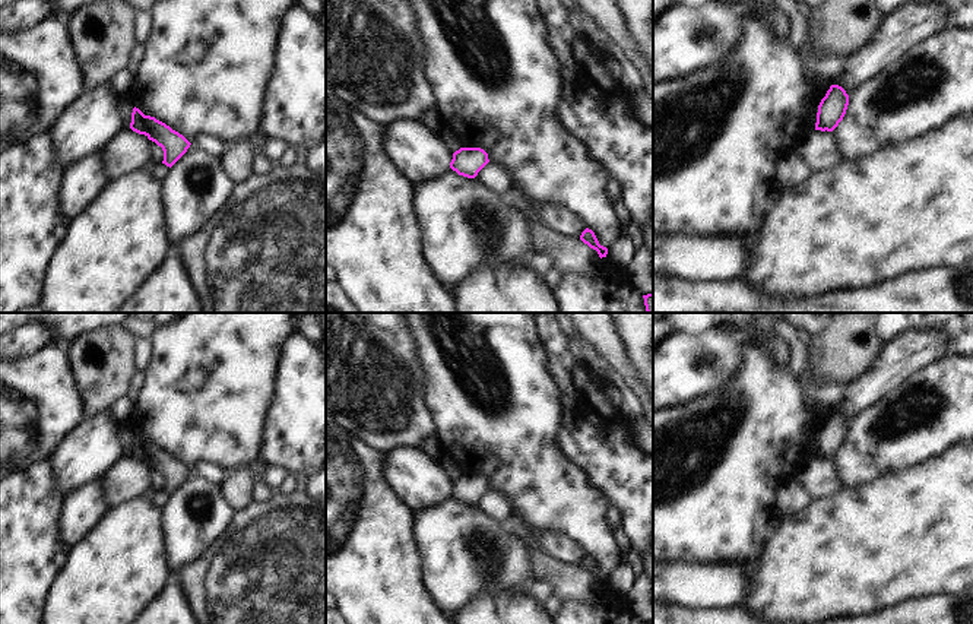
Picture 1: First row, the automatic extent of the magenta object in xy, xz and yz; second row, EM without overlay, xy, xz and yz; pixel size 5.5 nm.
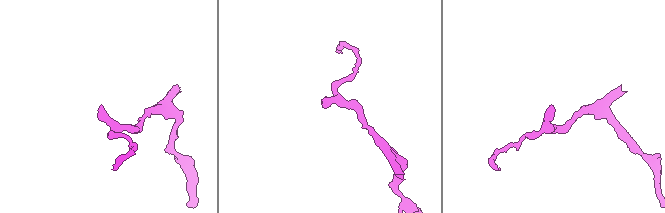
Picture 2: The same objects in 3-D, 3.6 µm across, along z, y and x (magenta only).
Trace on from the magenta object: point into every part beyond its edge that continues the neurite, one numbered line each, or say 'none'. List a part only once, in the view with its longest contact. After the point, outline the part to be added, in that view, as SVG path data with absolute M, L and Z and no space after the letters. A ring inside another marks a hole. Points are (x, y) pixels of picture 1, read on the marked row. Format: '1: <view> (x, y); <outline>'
none

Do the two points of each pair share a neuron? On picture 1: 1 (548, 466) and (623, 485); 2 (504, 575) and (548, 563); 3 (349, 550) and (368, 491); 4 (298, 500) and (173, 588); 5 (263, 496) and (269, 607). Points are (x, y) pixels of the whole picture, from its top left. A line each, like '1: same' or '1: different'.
1: different
2: different
3: same
4: different
5: different

